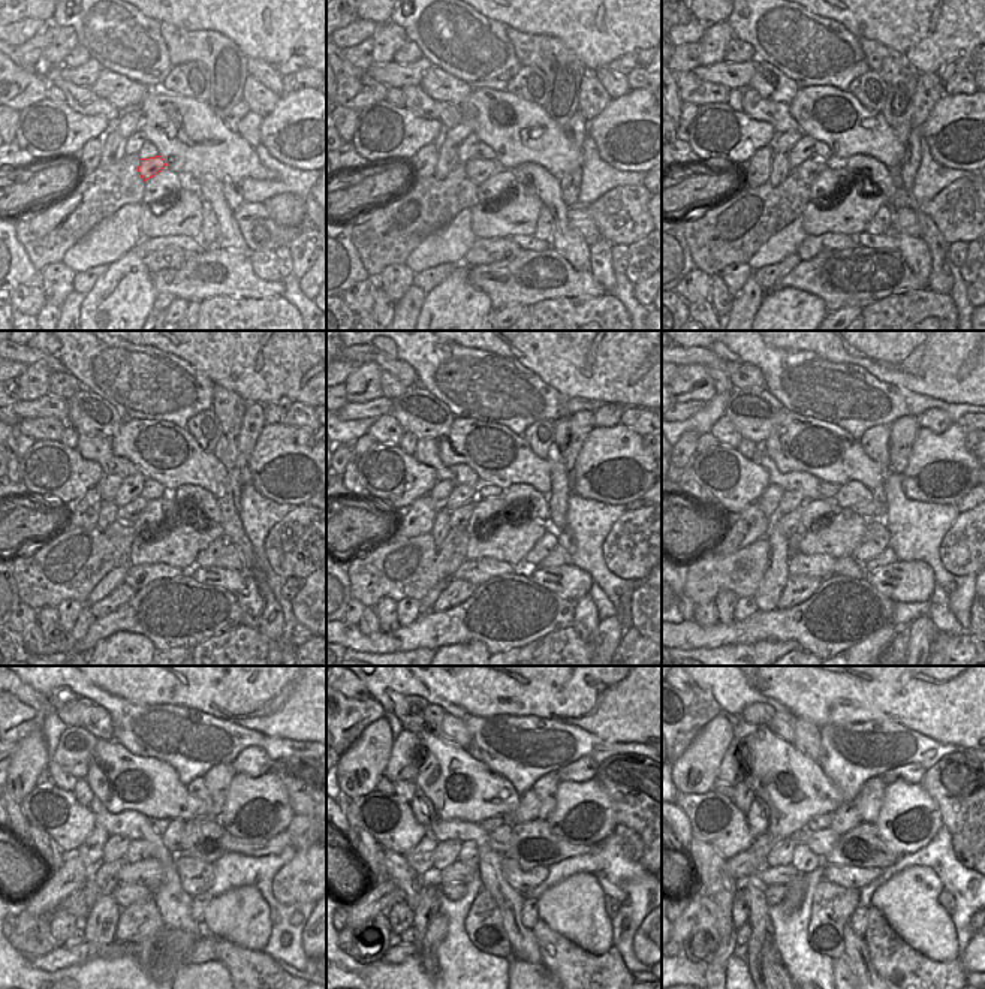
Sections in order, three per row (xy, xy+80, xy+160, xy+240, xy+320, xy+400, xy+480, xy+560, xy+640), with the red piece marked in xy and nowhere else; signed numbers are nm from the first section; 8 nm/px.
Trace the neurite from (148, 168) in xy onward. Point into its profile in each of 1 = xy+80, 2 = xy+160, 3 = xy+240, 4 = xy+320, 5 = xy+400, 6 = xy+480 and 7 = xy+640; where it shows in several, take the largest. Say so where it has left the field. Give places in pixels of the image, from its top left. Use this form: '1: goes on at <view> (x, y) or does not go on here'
1: goes on at xy+80 (478, 169)
2: goes on at xy+160 (810, 169)
3: goes on at xy+240 (127, 513)
4: goes on at xy+320 (458, 518)
5: goes on at xy+400 (789, 524)
6: goes on at xy+480 (104, 879)
7: goes on at xy+640 (753, 953)

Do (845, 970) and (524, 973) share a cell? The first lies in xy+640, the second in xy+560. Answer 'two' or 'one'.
one

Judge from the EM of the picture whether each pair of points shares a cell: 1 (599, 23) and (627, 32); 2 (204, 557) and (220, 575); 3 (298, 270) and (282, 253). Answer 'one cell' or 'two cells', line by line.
1: one cell
2: two cells
3: two cells

